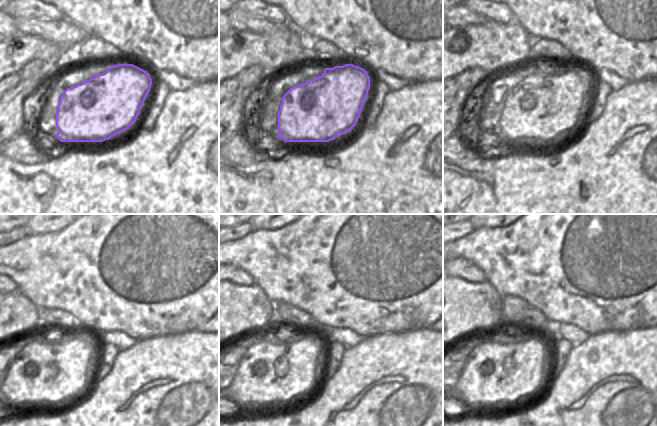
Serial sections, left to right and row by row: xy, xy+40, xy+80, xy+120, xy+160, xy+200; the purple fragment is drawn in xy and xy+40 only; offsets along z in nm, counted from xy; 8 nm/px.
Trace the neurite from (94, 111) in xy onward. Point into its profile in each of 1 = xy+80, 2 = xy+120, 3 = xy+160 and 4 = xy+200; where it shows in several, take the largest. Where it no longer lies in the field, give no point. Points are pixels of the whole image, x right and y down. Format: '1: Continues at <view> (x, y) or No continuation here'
1: Continues at xy+80 (540, 107)
2: Continues at xy+120 (46, 372)
3: Continues at xy+160 (271, 372)
4: Continues at xy+200 (498, 372)

